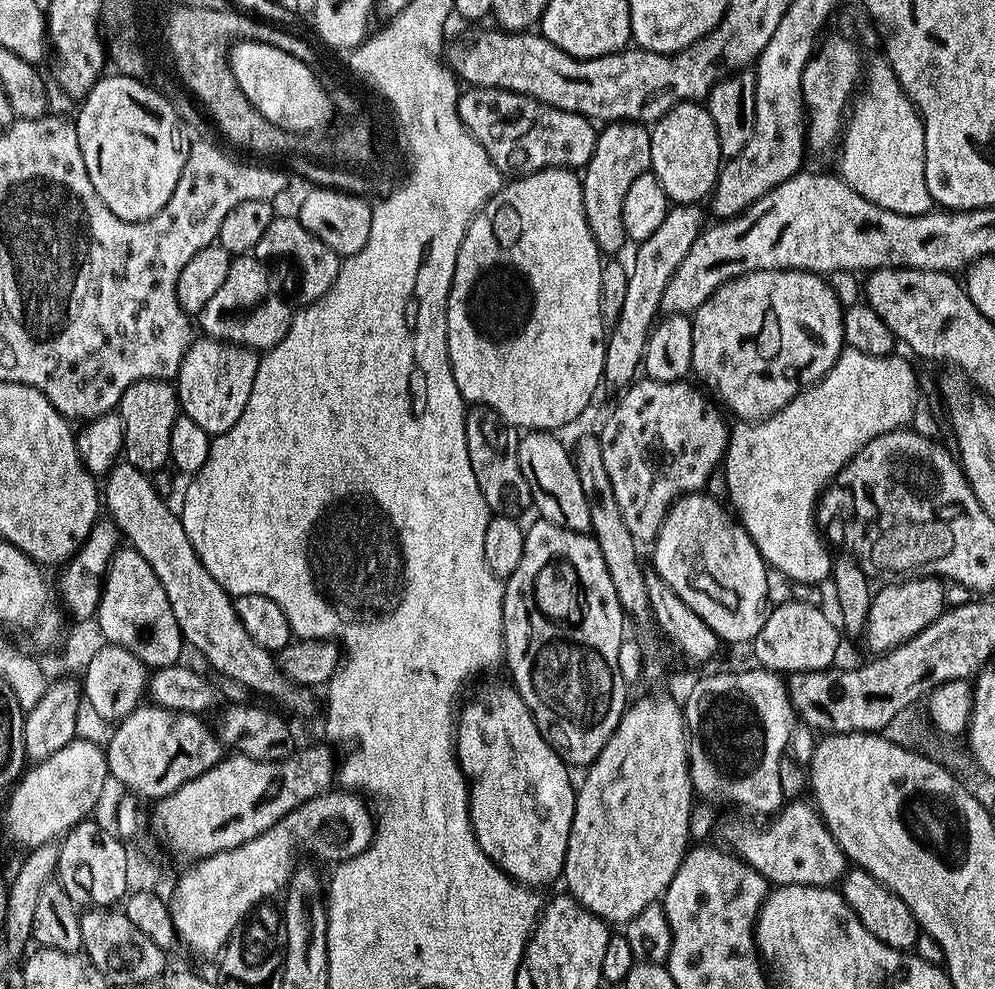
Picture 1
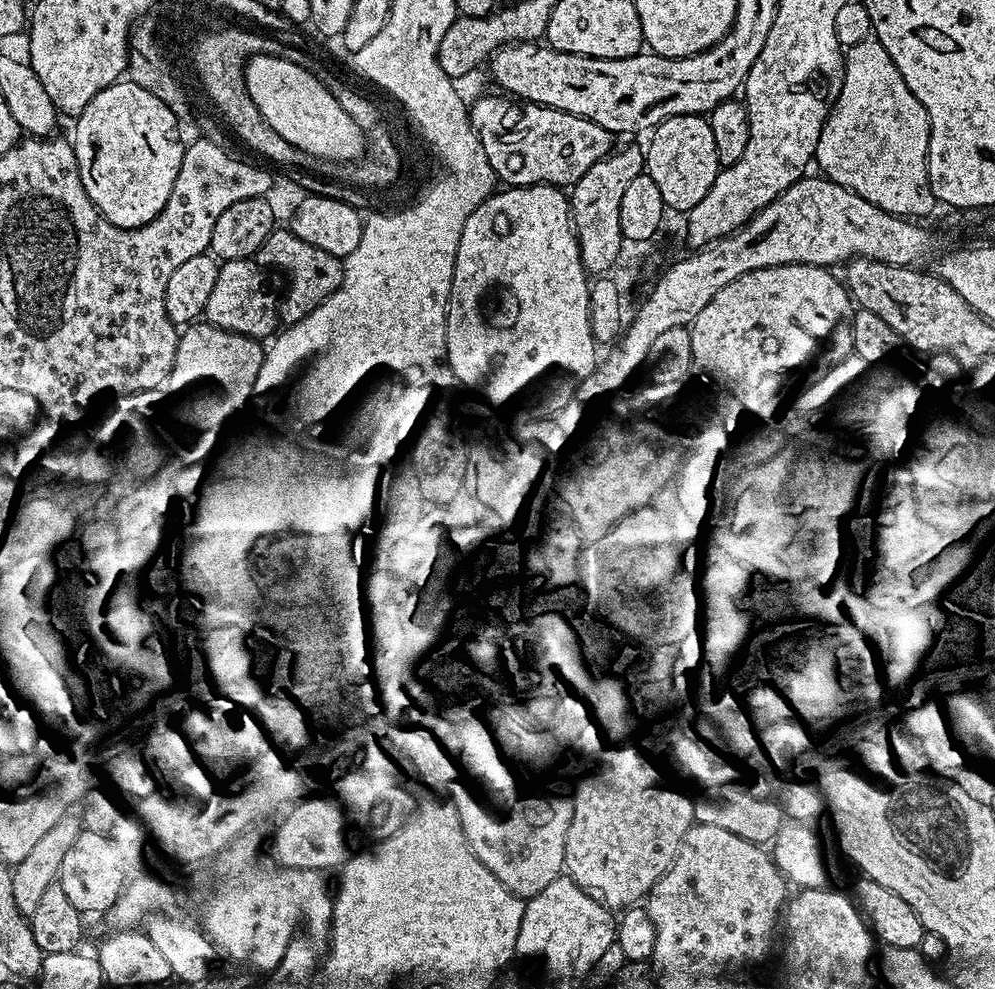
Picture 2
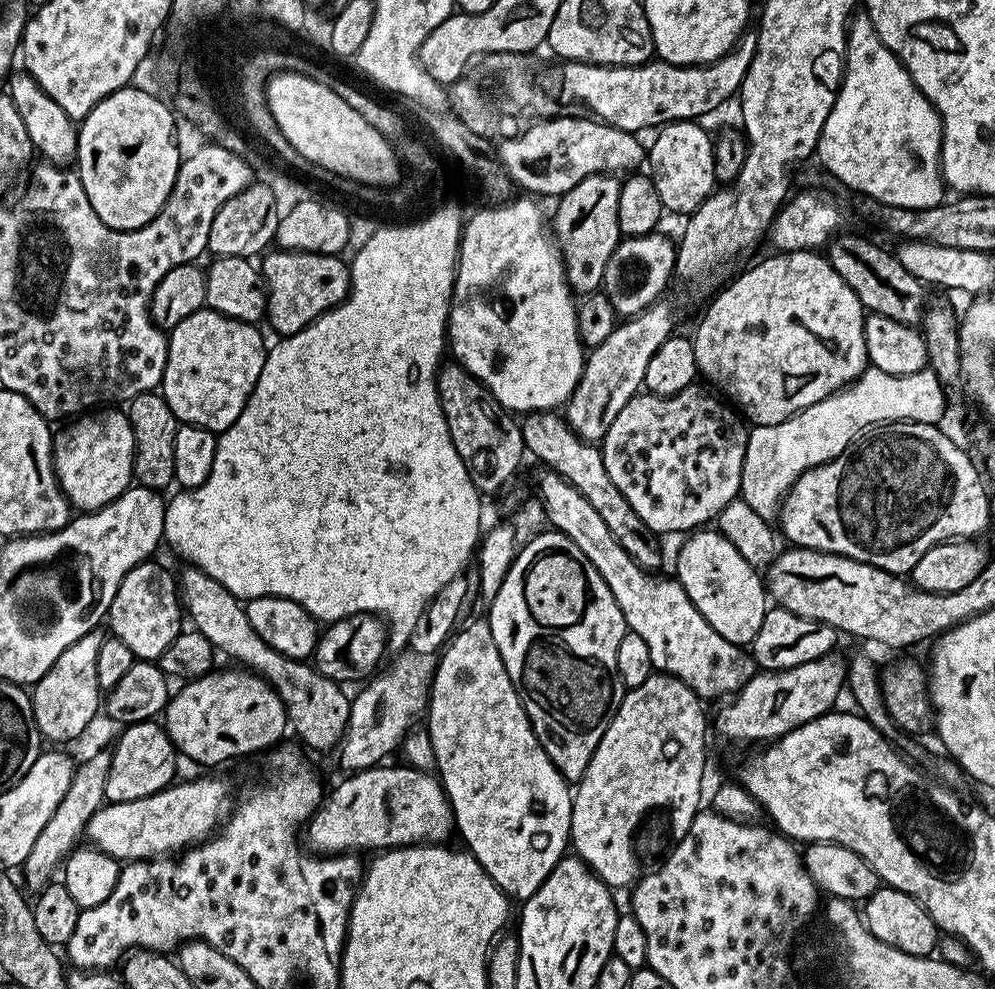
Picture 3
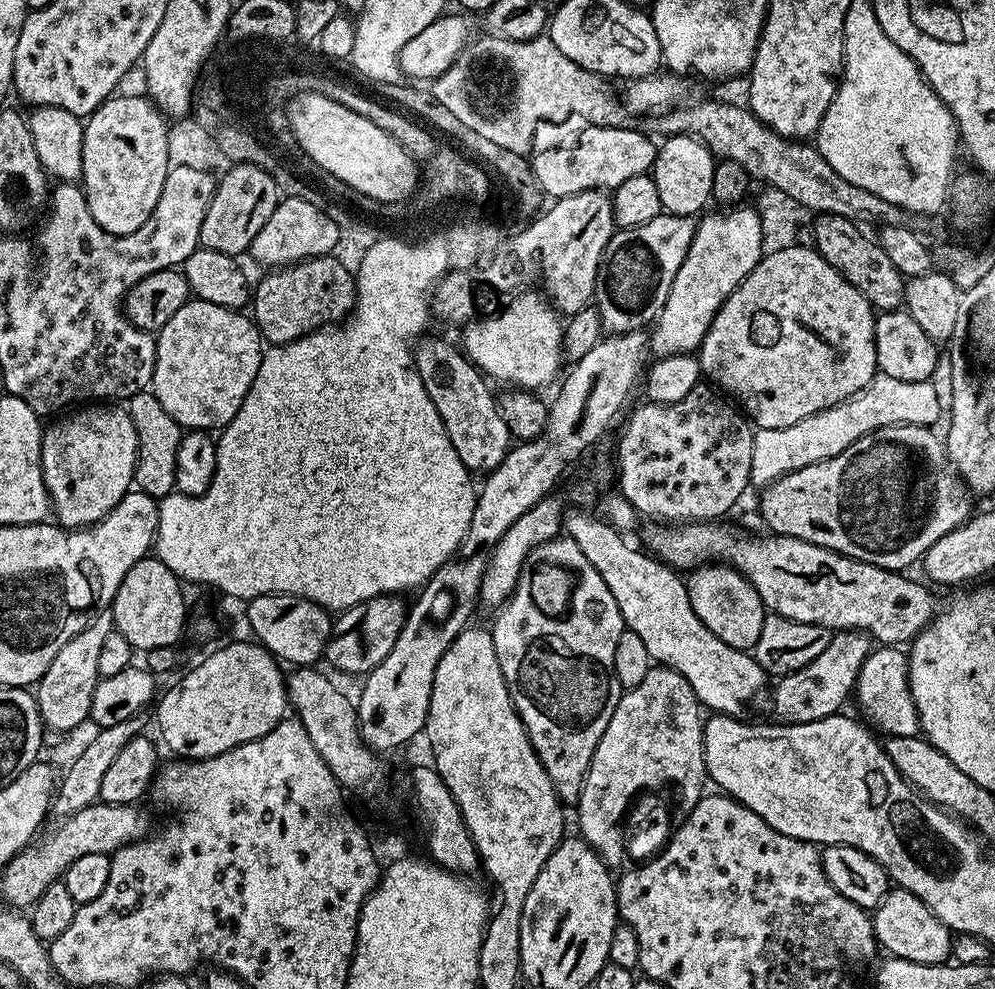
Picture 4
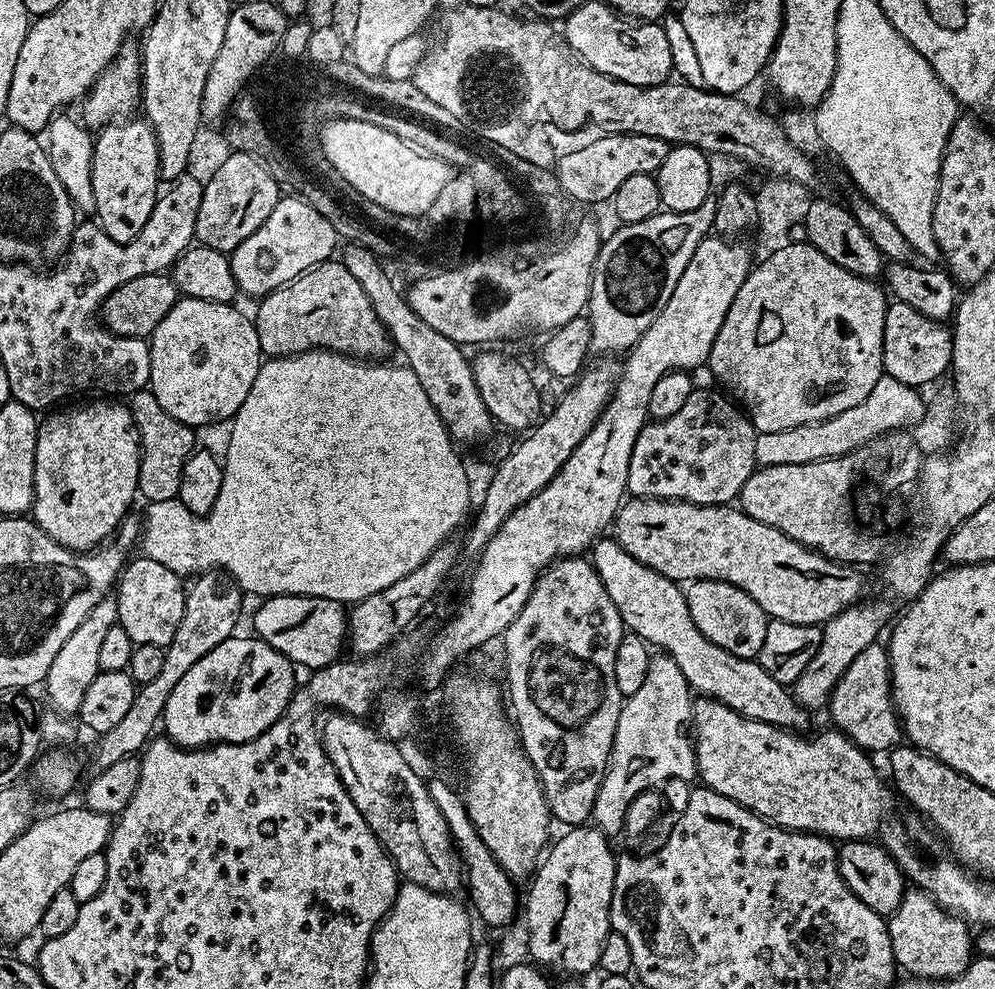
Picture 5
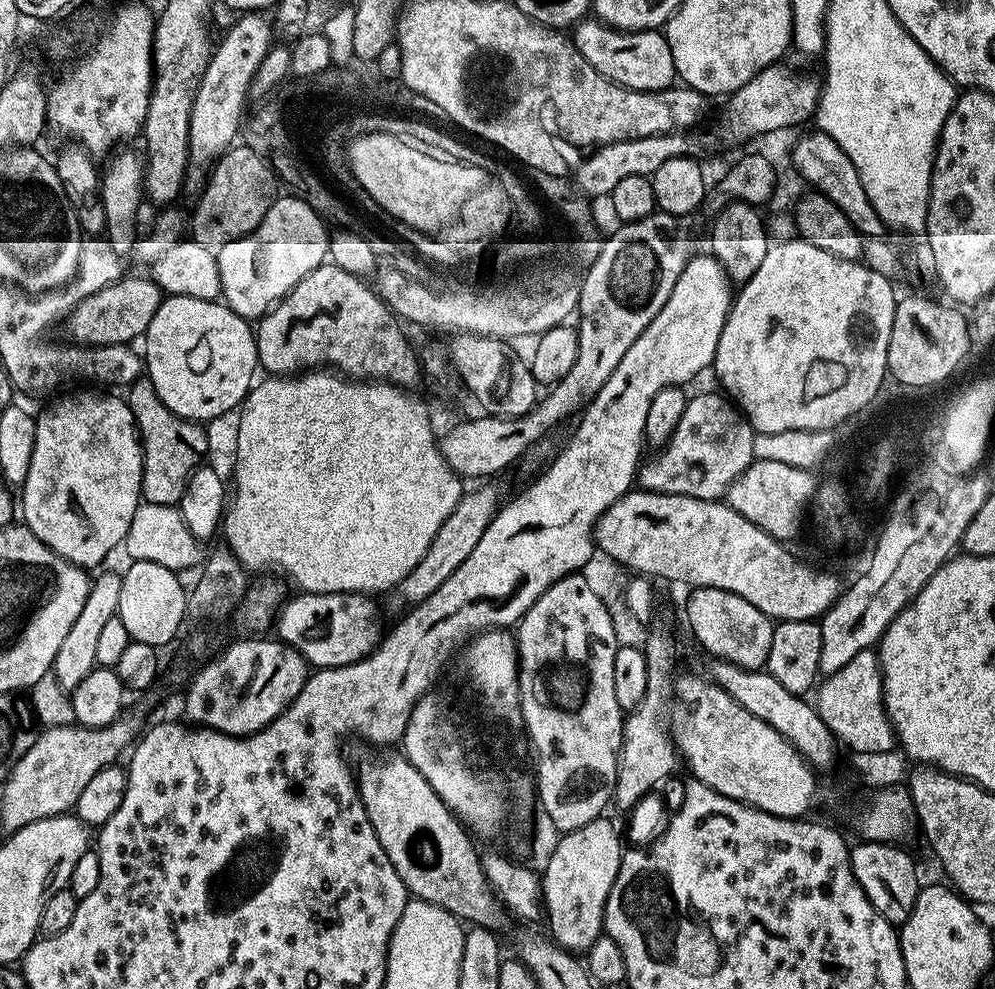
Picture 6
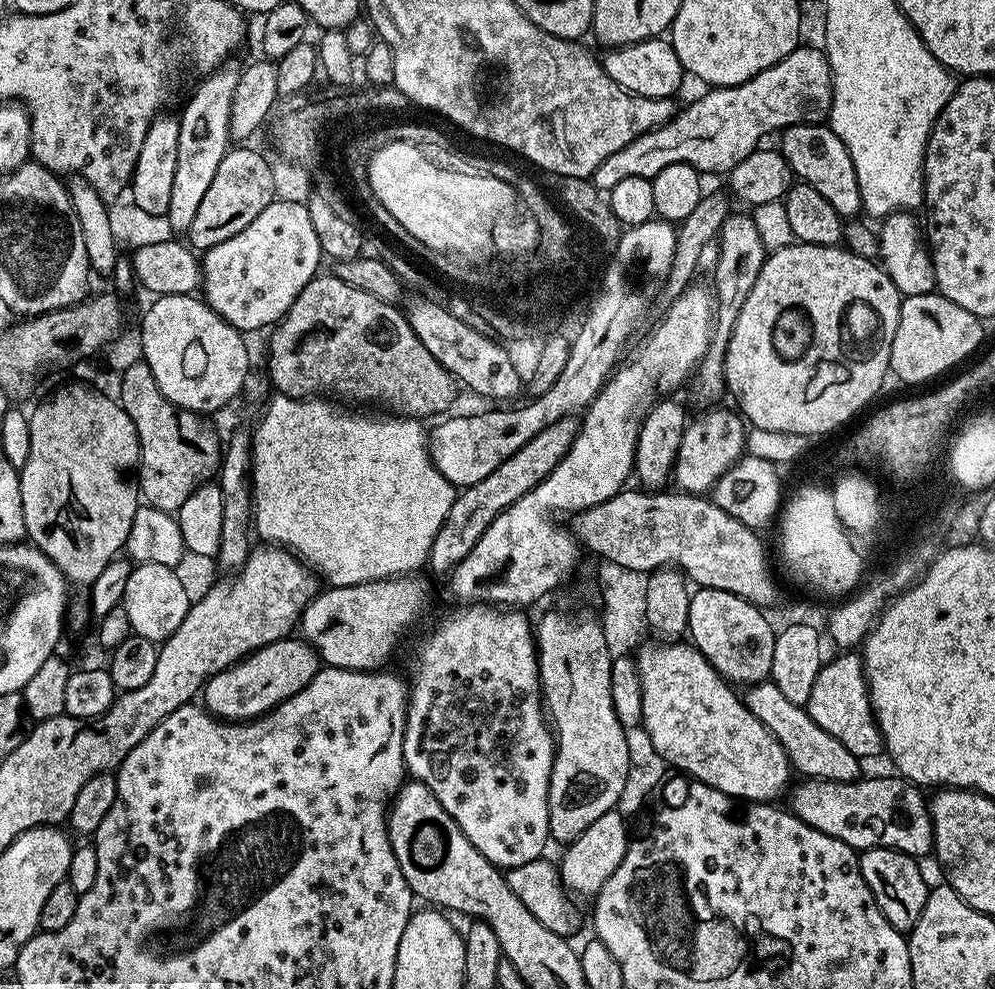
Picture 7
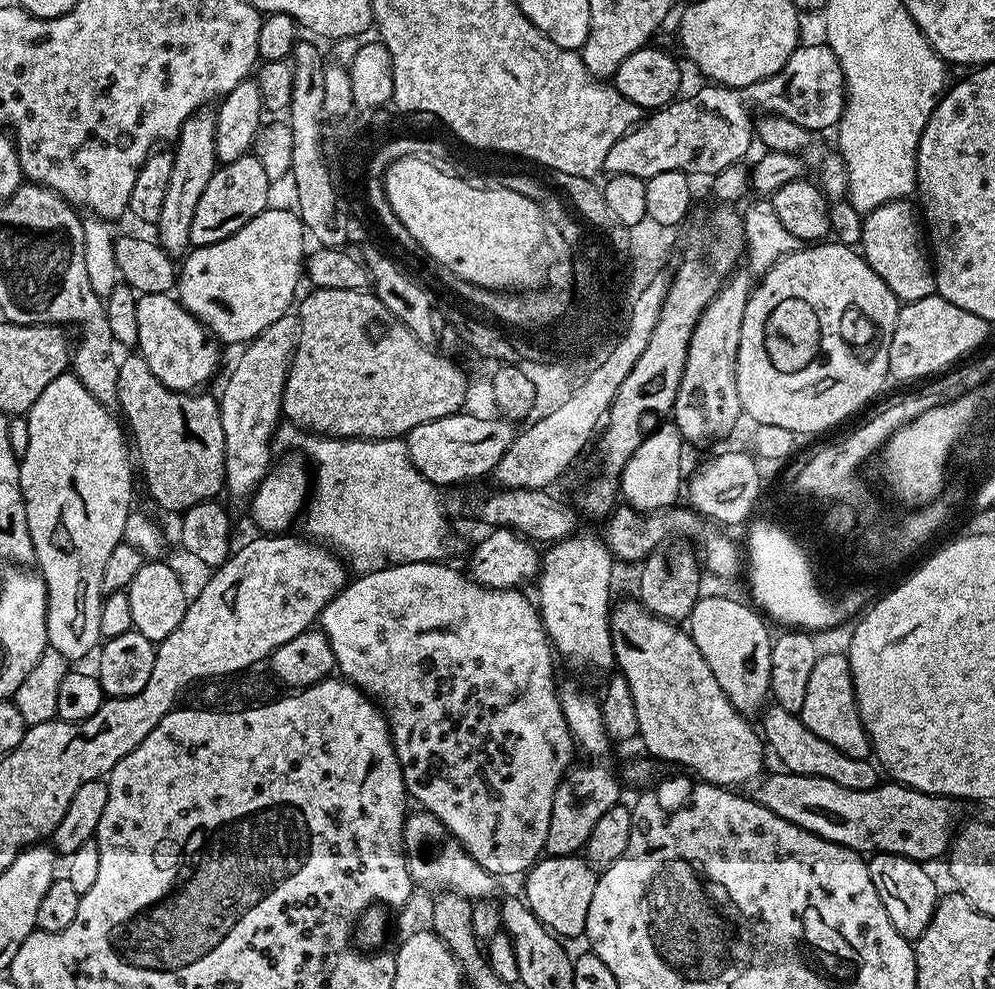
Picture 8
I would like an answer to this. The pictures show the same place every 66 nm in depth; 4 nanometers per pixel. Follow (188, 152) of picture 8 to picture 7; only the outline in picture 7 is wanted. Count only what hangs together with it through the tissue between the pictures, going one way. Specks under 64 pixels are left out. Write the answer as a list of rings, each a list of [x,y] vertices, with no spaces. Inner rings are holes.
[[[220,70],[215,74],[205,75],[201,79],[204,81],[193,90],[188,105],[178,113],[180,122],[178,126],[178,163],[176,173],[174,173],[172,193],[170,193],[170,210],[167,215],[169,226],[176,234],[187,233],[190,222],[194,222],[194,213],[198,211],[198,206],[202,202],[203,196],[206,195],[206,189],[210,187],[210,182],[213,180],[215,172],[218,171],[218,165],[221,164],[222,158],[230,147],[231,103],[234,99],[235,87],[238,86],[240,72],[236,70],[233,72],[224,71],[228,70]]]

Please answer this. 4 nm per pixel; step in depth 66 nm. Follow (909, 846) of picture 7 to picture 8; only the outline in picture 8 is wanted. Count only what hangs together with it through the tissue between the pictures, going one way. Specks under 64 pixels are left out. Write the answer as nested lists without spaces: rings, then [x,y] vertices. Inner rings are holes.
[[[787,770],[779,771],[773,776],[765,775],[755,785],[757,788],[750,792],[751,799],[766,806],[766,810],[774,810],[778,818],[786,818],[786,822],[794,822],[802,830],[813,832],[815,836],[826,838],[844,848],[852,848],[861,854],[893,852],[896,856],[929,862],[928,860],[938,859],[940,855],[943,857],[949,851],[950,841],[954,836],[951,799],[931,796],[895,782],[881,782],[870,790],[850,790],[846,786],[838,786],[838,782],[830,778],[794,774]]]

